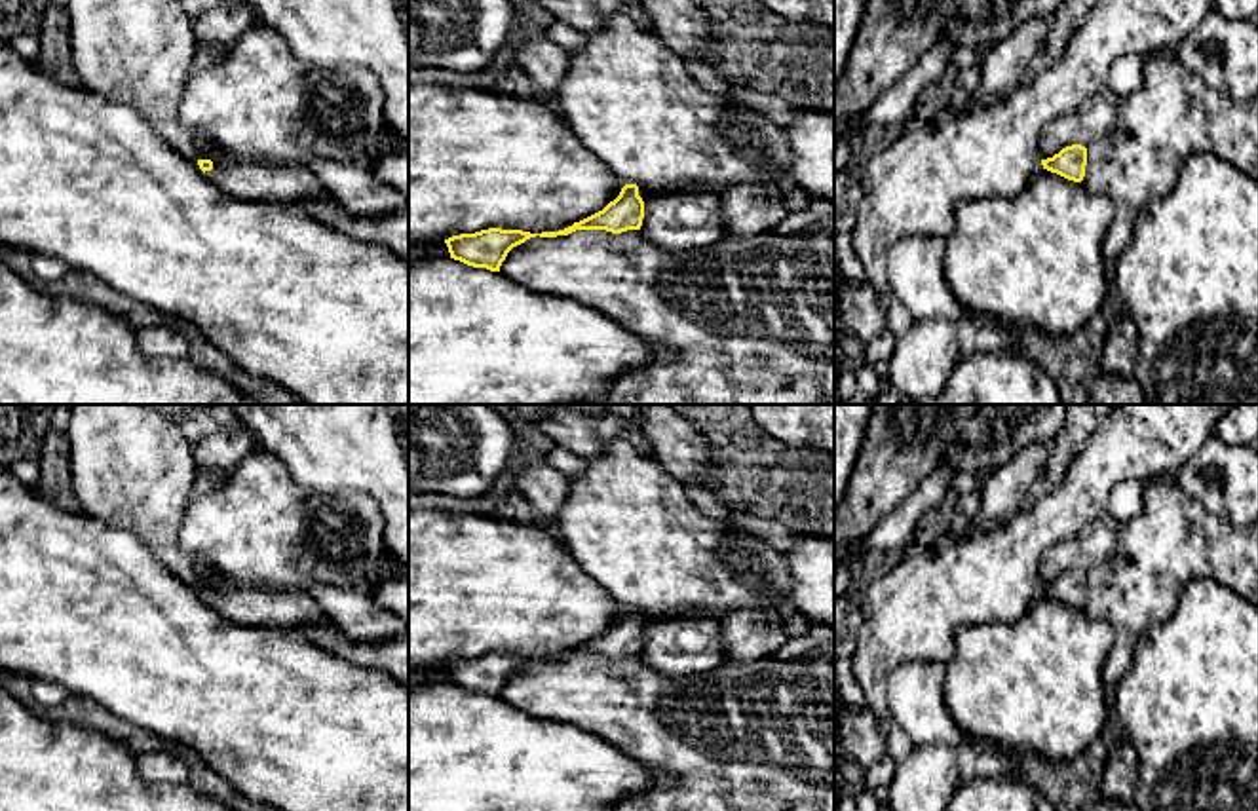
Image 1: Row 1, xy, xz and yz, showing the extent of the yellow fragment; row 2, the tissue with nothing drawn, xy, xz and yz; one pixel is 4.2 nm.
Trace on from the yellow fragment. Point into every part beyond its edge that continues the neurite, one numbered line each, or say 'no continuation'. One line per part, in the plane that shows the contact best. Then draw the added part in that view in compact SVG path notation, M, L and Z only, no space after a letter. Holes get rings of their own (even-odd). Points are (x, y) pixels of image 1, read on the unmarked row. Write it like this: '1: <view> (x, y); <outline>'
1: xy (251, 606); M243 589L203 598L213 610L241 625L268 625L302 631L306 625L334 629L304 591Z

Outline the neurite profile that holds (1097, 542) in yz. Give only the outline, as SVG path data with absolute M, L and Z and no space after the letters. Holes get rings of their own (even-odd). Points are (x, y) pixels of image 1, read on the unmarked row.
M1108 511L1100 513L1076 539L1057 543L1041 556L1039 583L1053 583L1072 570L1089 574L1115 553L1119 532L1121 524Z

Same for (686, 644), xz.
M680 615L648 621L640 659L663 676L684 676L726 663L716 617Z

